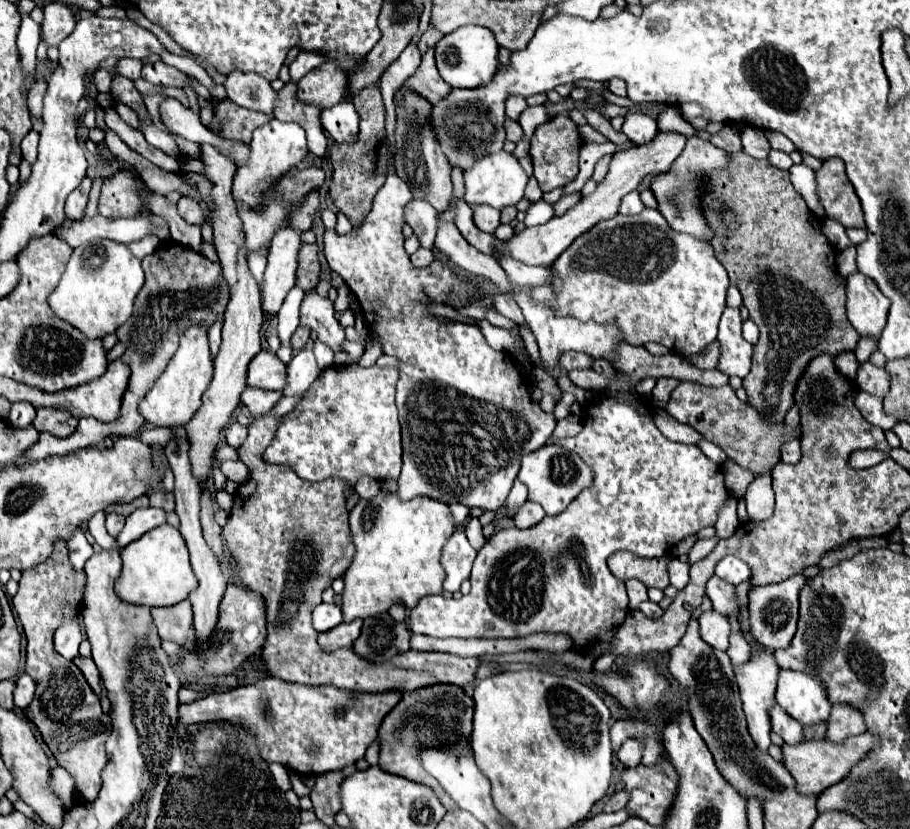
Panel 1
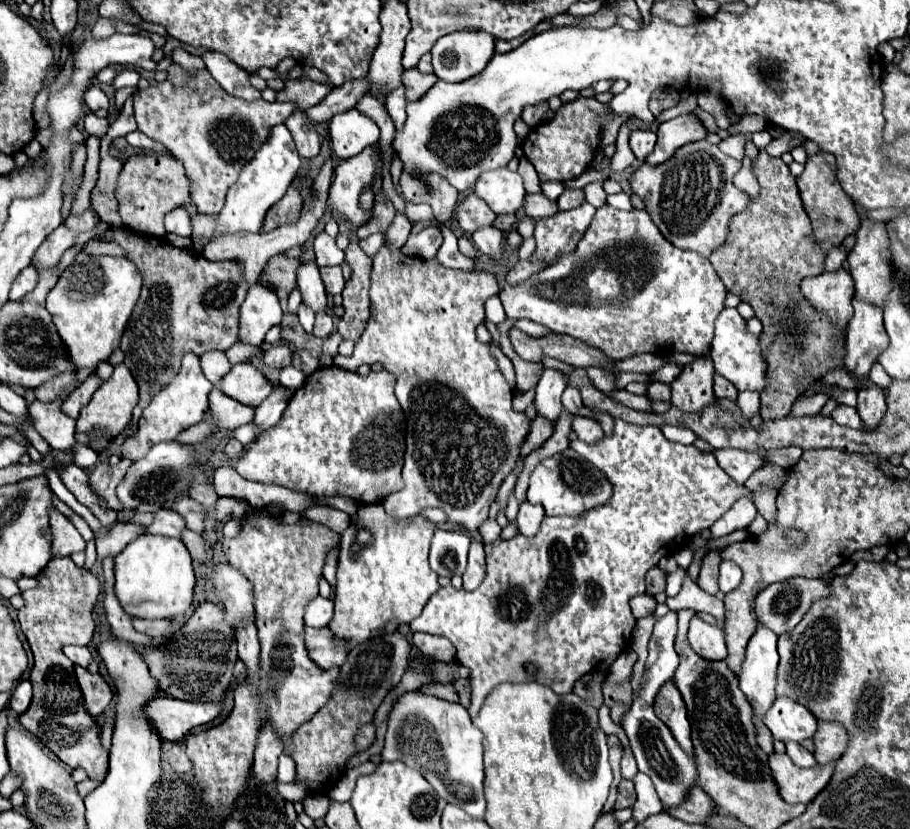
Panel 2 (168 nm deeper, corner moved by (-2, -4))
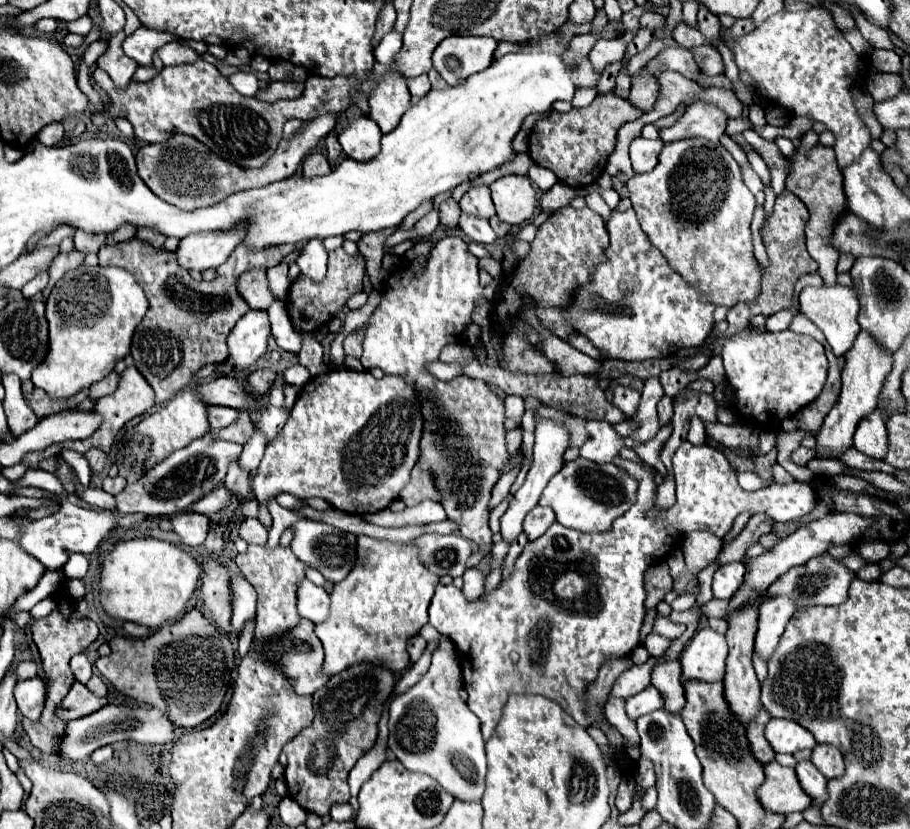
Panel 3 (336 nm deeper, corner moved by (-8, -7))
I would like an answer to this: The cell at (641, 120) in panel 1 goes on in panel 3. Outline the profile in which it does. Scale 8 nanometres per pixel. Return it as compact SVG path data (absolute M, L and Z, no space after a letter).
M635 138L631 142L631 162L635 172L649 172L657 166L659 154L663 150L661 140L647 140L647 138Z

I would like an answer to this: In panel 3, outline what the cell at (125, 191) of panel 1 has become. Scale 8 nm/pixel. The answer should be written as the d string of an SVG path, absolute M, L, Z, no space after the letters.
M337 112L323 114L319 118L305 122L301 126L301 130L297 134L293 134L293 138L279 142L279 148L273 154L273 158L269 158L269 162L259 170L235 170L233 164L217 158L211 150L201 146L201 142L197 142L191 136L183 136L183 134L175 134L165 144L143 146L135 156L137 170L139 170L141 180L147 182L147 186L153 190L153 194L157 194L161 200L165 200L181 210L197 210L197 208L205 208L205 206L215 206L217 202L225 200L227 196L231 196L235 192L267 186L271 182L293 176L297 172L299 164L303 162L303 158L317 146L317 142L337 126L339 116L341 114L337 114Z

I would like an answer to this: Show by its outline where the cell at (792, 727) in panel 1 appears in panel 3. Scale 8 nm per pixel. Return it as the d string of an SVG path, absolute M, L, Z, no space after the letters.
M801 760L795 766L797 770L797 778L803 786L803 790L807 790L807 794L813 798L813 806L819 806L825 800L827 794L827 778L815 768L815 764L811 760Z

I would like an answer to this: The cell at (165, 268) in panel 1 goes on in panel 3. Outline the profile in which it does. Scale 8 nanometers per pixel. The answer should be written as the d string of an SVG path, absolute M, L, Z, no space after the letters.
M135 236L119 244L105 244L99 248L101 266L113 264L129 270L147 294L149 310L135 330L131 356L135 358L135 368L155 390L155 406L165 404L179 390L187 388L205 364L221 364L227 360L227 336L237 320L249 310L249 304L237 290L239 276L249 268L277 266L293 250L295 244L267 246L265 250L261 248L253 252L245 246L237 246L227 262L217 268L211 282L197 282L185 268L179 266L175 252L155 248Z

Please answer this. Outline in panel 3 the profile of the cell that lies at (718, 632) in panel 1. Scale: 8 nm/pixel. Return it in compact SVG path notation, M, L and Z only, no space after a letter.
M701 628L681 654L683 680L697 678L705 682L721 680L725 674L725 658L727 658L727 642L725 636L711 630Z

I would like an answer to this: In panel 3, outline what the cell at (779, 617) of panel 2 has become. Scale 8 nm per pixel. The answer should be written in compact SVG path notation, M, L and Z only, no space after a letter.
M829 554L815 556L807 564L793 566L789 572L785 572L781 578L777 578L769 588L767 596L787 596L795 602L795 608L807 608L807 606L839 606L847 600L847 590L851 580L855 578L855 572L847 570L843 564L833 560Z

